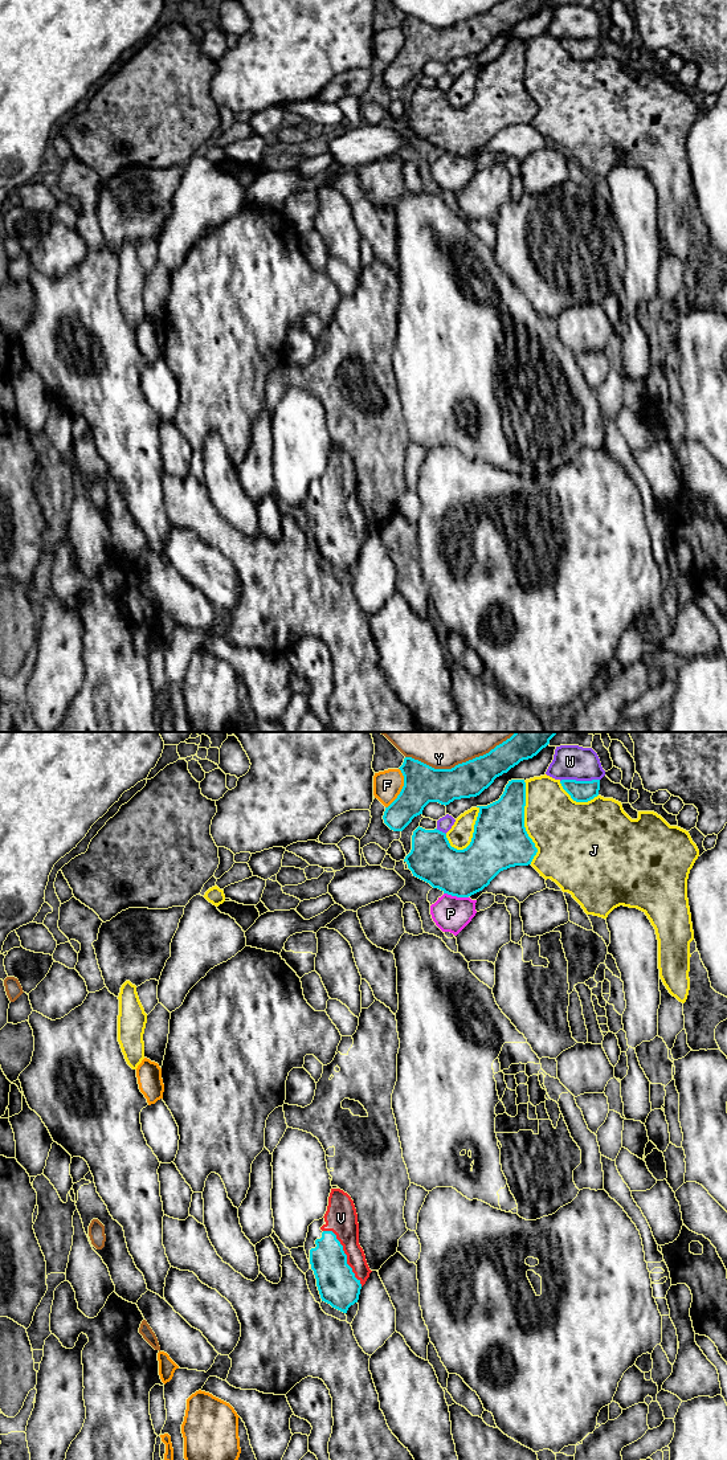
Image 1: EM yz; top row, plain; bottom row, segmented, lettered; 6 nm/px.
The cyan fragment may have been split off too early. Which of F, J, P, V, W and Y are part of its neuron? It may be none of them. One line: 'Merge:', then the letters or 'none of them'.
Merge: V

